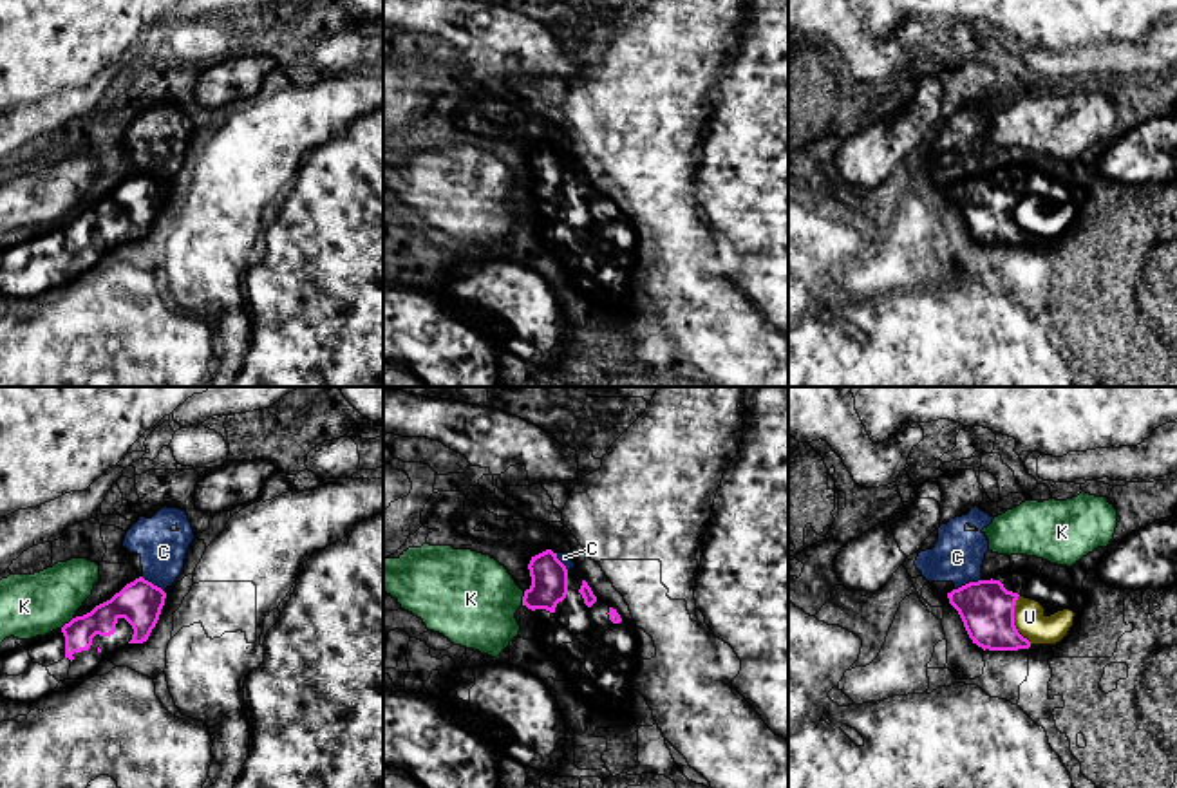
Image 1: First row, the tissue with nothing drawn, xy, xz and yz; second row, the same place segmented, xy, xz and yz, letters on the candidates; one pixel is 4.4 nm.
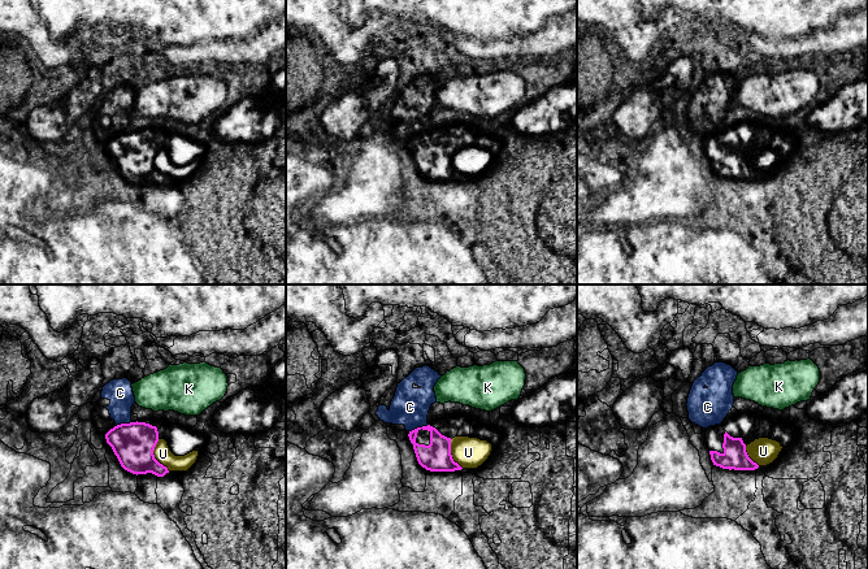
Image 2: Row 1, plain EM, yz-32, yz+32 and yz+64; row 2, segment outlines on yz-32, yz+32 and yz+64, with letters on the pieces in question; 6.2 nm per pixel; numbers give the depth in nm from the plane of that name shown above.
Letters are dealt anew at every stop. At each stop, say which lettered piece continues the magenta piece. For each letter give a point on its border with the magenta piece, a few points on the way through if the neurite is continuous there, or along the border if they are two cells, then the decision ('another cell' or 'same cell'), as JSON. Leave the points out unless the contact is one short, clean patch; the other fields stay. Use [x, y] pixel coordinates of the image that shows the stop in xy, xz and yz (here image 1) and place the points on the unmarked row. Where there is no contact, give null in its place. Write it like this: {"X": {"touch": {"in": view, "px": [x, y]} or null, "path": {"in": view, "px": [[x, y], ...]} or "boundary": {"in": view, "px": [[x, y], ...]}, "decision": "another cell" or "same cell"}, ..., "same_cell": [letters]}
{"C": {"touch": {"in": "yz", "px": [969, 178]}, "boundary": {"in": "yz", "px": [[980, 174], [955, 185]]}, "decision": "another cell"}, "K": {"touch": {"in": "xz", "px": [523, 194]}, "decision": "another cell"}, "U": {"touch": {"in": "yz", "px": [1013, 215]}, "path": {"in": "yz", "px": [[986, 203], [998, 215], [1013, 215], [1029, 212]]}, "decision": "same cell"}, "same_cell": ["U"]}

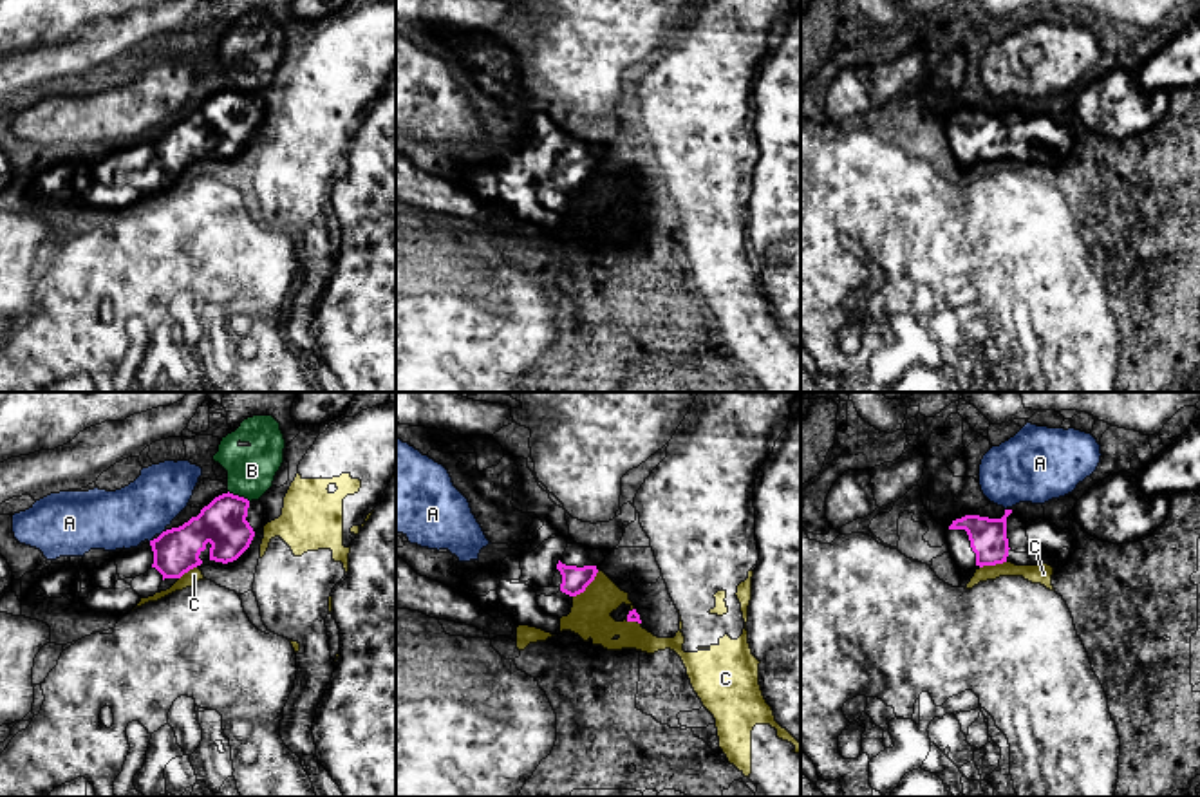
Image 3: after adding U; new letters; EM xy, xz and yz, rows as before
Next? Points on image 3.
{"A": {"touch": {"in": "xy", "px": [161, 129]}, "decision": "another cell"}, "B": {"touch": {"in": "xy", "px": [237, 91]}, "boundary": {"in": "xy", "px": [[228, 85], [250, 96]]}, "decision": "another cell"}, "C": {"touch": {"in": "xz", "px": [588, 179]}, "decision": "another cell"}, "same_cell": []}

